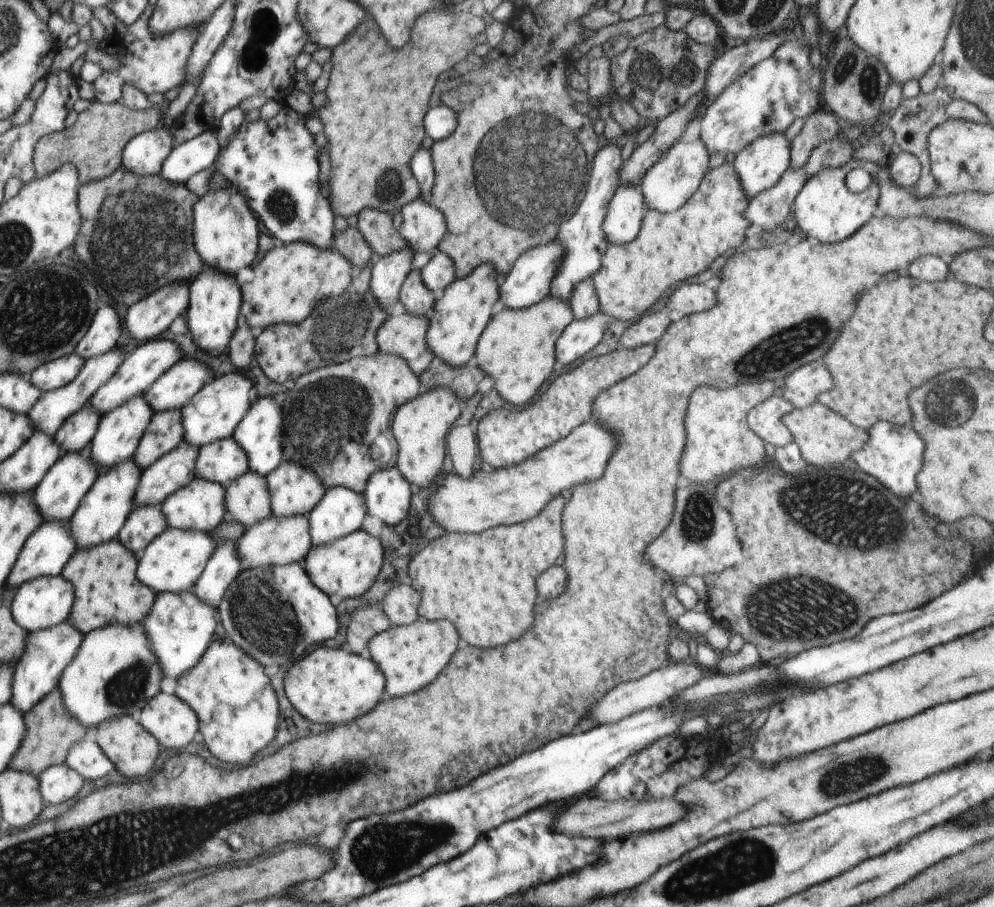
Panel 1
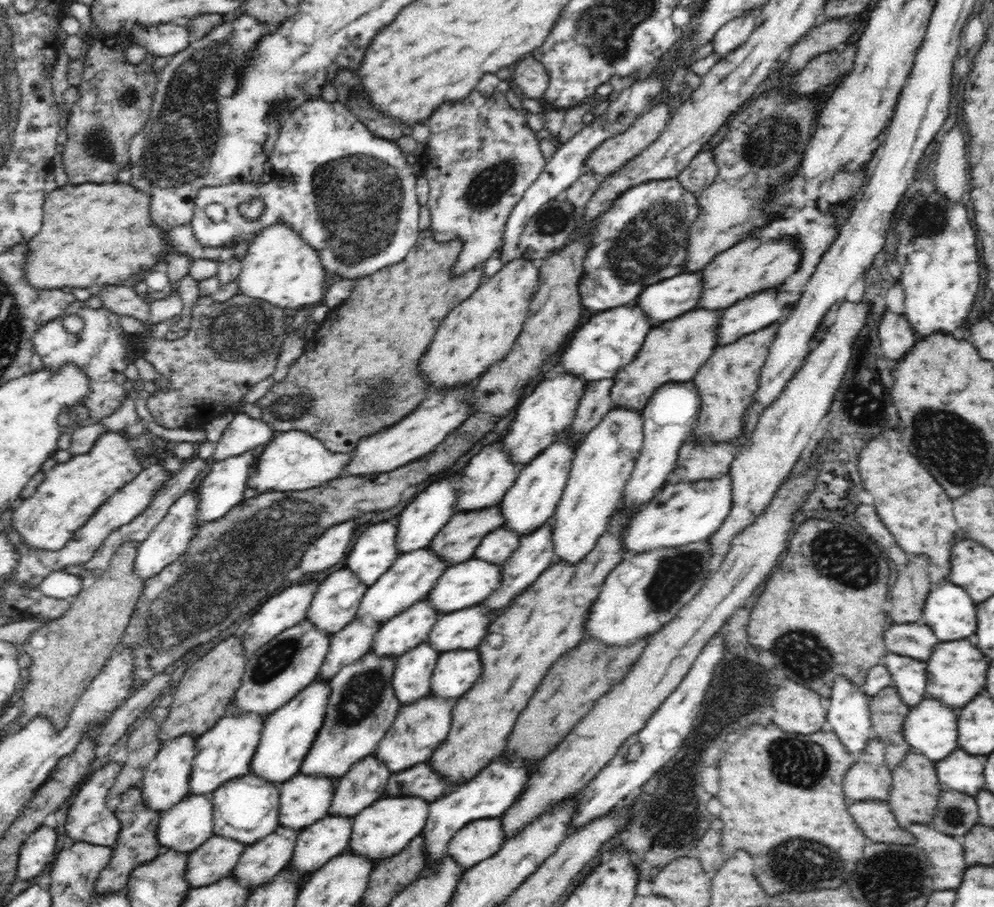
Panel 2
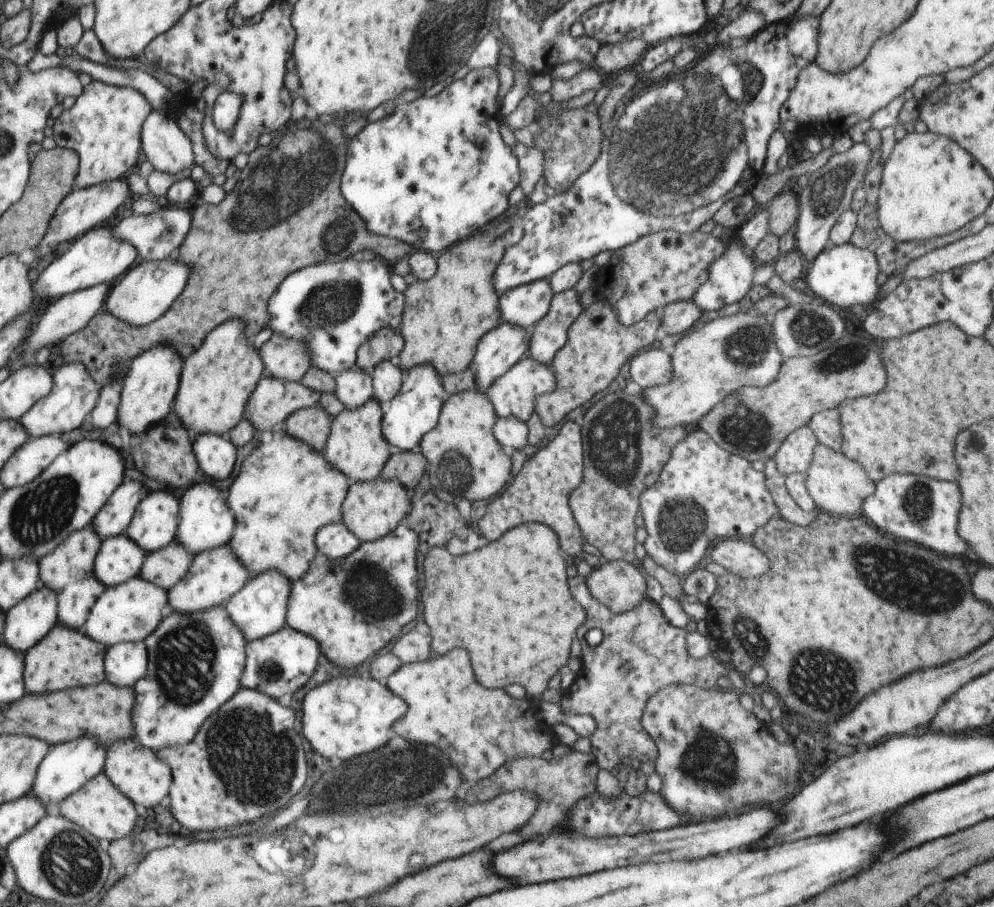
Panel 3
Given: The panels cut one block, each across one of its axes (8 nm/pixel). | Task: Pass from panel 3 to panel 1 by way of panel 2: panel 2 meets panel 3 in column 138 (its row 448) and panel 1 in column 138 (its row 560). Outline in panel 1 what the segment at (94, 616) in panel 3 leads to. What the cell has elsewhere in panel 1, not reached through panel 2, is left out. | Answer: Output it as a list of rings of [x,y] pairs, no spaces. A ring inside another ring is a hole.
[[[168,528],[152,540],[144,550],[144,555],[138,558],[138,580],[140,584],[152,588],[157,597],[166,592],[190,591],[206,570],[206,562],[210,562],[212,552],[214,552],[214,540],[208,533]]]

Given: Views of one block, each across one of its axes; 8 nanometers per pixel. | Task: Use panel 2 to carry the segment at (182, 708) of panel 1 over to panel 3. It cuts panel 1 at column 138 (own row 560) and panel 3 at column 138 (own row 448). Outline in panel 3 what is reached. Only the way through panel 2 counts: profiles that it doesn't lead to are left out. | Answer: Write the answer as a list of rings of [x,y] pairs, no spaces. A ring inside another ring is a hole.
[[[132,736],[130,740],[120,740],[107,748],[103,772],[124,796],[130,797],[136,806],[140,806],[143,810],[161,804],[162,798],[168,794],[170,784],[174,784],[170,768],[166,761],[160,760],[158,752],[144,748],[135,736]]]

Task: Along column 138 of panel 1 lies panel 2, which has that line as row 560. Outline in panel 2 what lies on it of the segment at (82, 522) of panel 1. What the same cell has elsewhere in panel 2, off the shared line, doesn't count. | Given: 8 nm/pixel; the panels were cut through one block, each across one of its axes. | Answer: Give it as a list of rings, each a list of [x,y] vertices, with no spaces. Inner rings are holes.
[[[471,558],[458,565],[452,565],[443,572],[443,576],[436,581],[426,597],[430,597],[432,605],[436,606],[442,616],[454,612],[454,610],[474,606],[487,599],[501,585],[502,568],[504,568],[503,565],[494,565],[494,563],[482,561],[480,558]]]

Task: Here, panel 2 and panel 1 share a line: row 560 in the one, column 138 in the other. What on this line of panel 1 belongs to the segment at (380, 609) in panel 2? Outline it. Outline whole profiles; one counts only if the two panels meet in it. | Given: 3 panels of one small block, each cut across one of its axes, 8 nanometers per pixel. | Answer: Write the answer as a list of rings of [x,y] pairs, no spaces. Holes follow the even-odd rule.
[[[142,395],[130,399],[130,402],[124,403],[123,407],[101,416],[96,434],[88,447],[92,462],[96,464],[96,468],[99,468],[100,473],[110,472],[112,468],[118,468],[127,460],[135,457],[140,440],[143,439],[144,432],[151,425],[154,415],[155,410]]]

